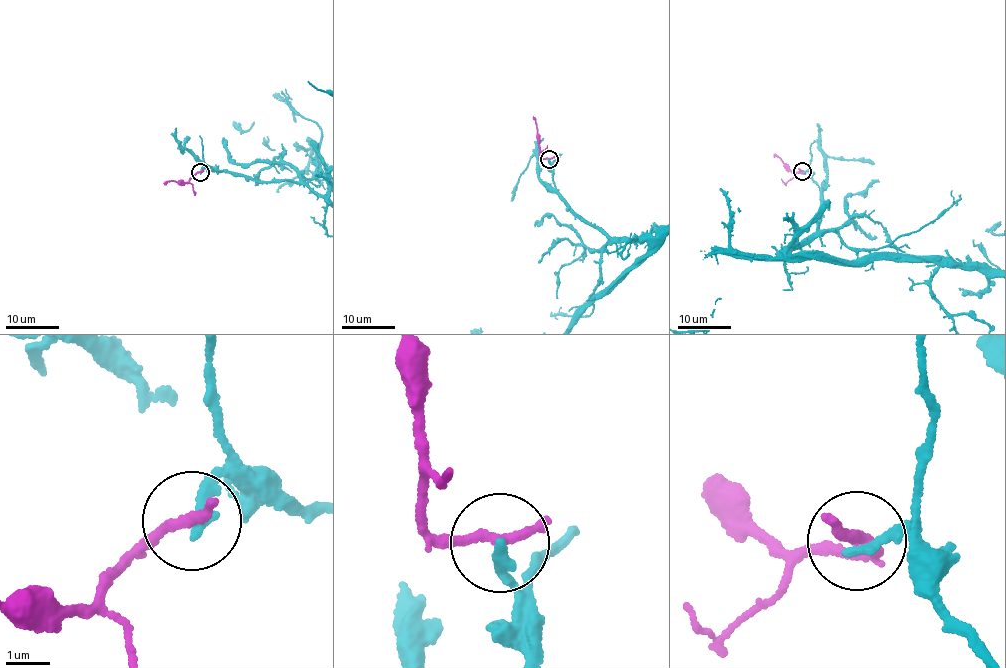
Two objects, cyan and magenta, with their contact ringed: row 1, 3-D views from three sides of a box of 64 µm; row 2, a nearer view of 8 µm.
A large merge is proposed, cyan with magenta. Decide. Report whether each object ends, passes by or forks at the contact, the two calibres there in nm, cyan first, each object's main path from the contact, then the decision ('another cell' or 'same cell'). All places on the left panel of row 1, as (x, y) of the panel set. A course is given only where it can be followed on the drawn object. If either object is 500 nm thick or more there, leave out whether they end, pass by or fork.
cyan ends; magenta ends; calibres 240 and 300 nm; course magenta (200, 171), (182, 184), (169, 180), (163, 183); another cell

